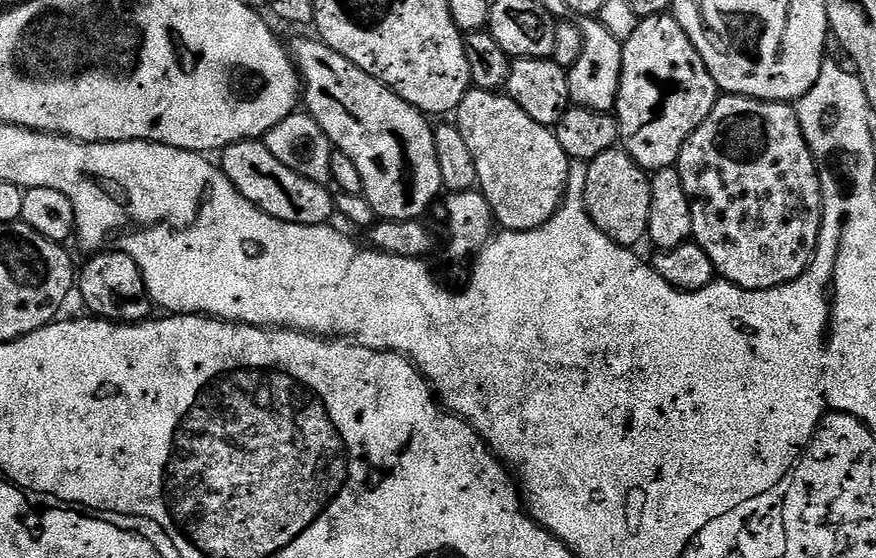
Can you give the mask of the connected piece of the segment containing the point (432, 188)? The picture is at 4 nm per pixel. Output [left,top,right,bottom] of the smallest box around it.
[290,39,444,220]

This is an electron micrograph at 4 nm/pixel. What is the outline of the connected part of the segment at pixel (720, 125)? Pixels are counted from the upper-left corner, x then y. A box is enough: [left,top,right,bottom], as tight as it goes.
[678,94,824,290]

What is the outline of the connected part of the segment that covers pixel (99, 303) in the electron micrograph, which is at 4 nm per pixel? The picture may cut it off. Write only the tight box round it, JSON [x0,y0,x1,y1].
[78,250,154,324]

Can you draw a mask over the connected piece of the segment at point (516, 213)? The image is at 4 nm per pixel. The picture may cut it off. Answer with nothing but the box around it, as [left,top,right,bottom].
[454,87,570,232]

